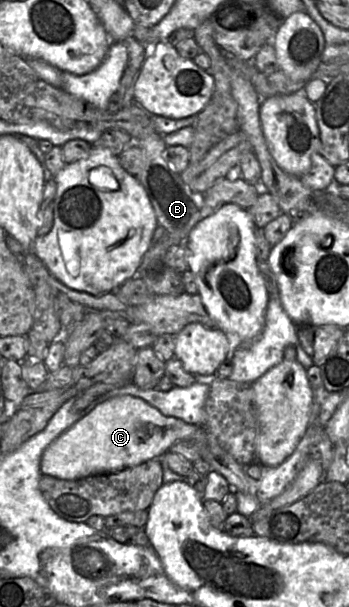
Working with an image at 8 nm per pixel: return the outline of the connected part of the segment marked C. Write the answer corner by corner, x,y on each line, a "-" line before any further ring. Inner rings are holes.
131,395
116,396
98,404
92,411
60,434
44,451
40,469
42,474
64,480
116,473
150,459
162,457
179,440
187,440
195,444
201,458
210,464
211,470
221,473
236,491
257,496
260,488
259,480
250,477
245,471
245,466
227,452
205,426
189,424
182,419
165,416
144,399

